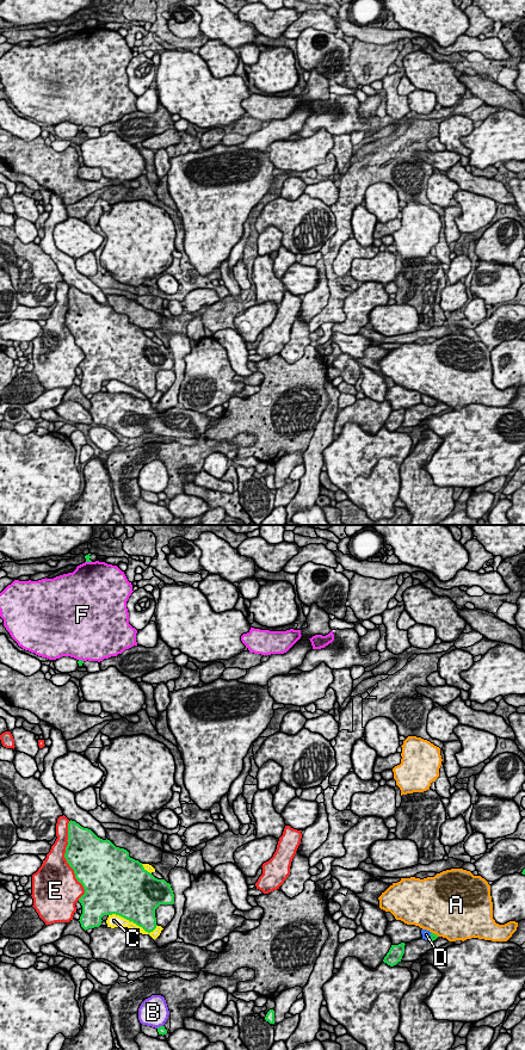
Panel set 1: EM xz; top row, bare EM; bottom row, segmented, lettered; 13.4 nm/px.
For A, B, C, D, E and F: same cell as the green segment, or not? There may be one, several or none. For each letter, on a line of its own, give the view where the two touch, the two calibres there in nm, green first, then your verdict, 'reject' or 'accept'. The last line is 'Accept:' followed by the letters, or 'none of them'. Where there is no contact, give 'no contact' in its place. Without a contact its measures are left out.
A: meets green in xz; 90 nm thick on the green side, 480 nm on the other; reject
B: meets green in xz; 120 nm thick on the green side, 380 nm on the other; reject
C: meets green in xz; 500 nm thick on the green side, 160 nm on the other; reject
D: meets green in xz; 90 nm thick on the green side, 130 nm on the other; accept
E: meets green in xz; 480 nm thick on the green side, 440 nm on the other; reject
F: meets green in xz; 70 nm thick on the green side, 480 nm on the other; reject
Accept: D

